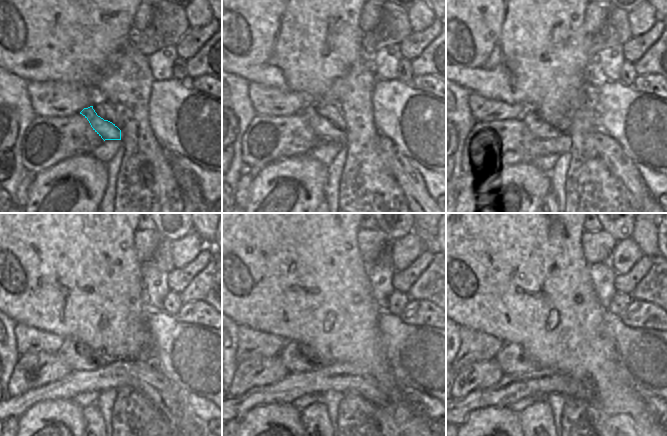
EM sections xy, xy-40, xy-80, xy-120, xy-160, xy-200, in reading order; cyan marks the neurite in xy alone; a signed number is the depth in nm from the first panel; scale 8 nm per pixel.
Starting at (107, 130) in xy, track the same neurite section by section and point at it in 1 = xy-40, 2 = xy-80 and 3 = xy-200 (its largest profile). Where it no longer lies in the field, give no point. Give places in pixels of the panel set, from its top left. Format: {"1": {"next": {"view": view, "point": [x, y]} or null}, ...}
{"1": {"next": {"view": "xy-40", "point": [324, 129]}}, "2": {"next": {"view": "xy-80", "point": [541, 129]}}, "3": {"next": {"view": "xy-200", "point": [512, 359]}}}

